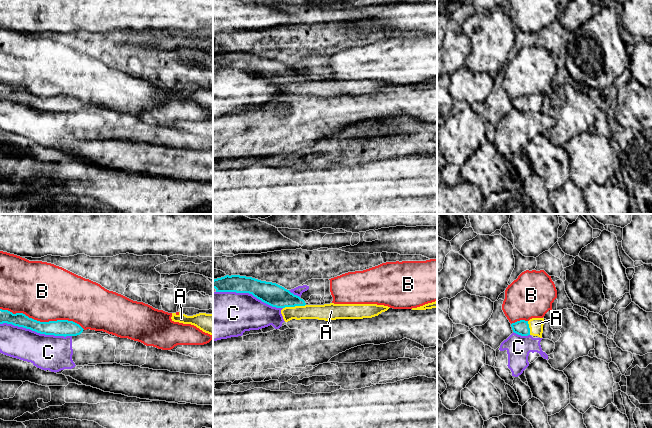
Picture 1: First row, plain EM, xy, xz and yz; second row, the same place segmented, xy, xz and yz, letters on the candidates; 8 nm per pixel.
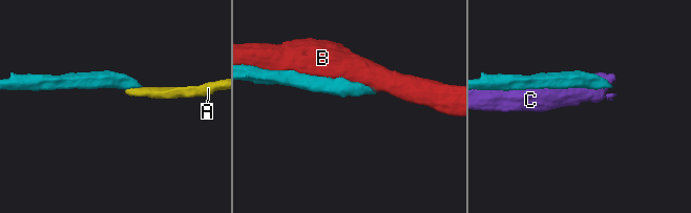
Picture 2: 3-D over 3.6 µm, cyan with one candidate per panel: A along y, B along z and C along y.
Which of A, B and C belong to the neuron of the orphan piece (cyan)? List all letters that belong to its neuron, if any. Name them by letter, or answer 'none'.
A

